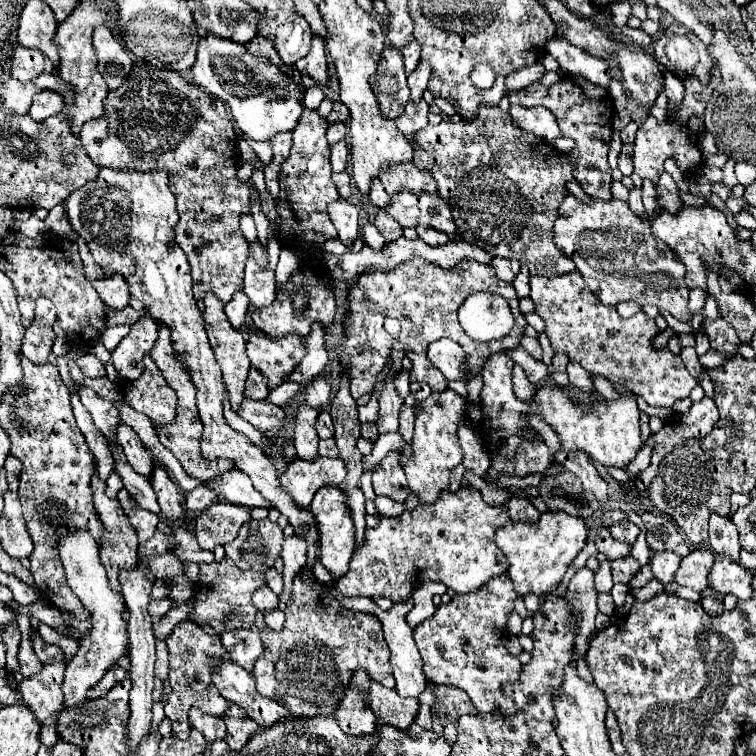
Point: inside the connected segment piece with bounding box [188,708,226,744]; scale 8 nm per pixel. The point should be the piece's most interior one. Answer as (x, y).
(212, 727)

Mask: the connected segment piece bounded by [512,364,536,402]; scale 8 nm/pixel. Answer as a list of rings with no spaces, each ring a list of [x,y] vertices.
[[[518,364],[514,366],[512,382],[514,382],[514,394],[516,394],[520,400],[528,402],[528,400],[534,396],[536,388],[528,382],[528,378],[526,378],[526,374],[524,374],[524,370],[522,370],[522,366],[518,366]]]

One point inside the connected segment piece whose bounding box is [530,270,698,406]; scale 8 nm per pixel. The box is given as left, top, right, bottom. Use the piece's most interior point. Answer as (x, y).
(620, 349)

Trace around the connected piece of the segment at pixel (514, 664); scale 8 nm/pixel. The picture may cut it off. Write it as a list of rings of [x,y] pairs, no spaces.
[[[500,574],[500,576],[490,578],[482,588],[478,588],[478,592],[456,594],[448,604],[440,604],[432,618],[424,620],[420,626],[414,628],[414,640],[424,660],[422,668],[424,668],[426,678],[432,684],[446,684],[446,686],[456,686],[464,690],[480,714],[500,712],[502,716],[514,716],[516,712],[516,704],[510,700],[510,696],[504,694],[504,684],[518,684],[520,674],[522,674],[520,660],[512,656],[504,644],[506,616],[508,612],[514,610],[516,598],[518,594],[514,592],[510,578],[506,574]]]

